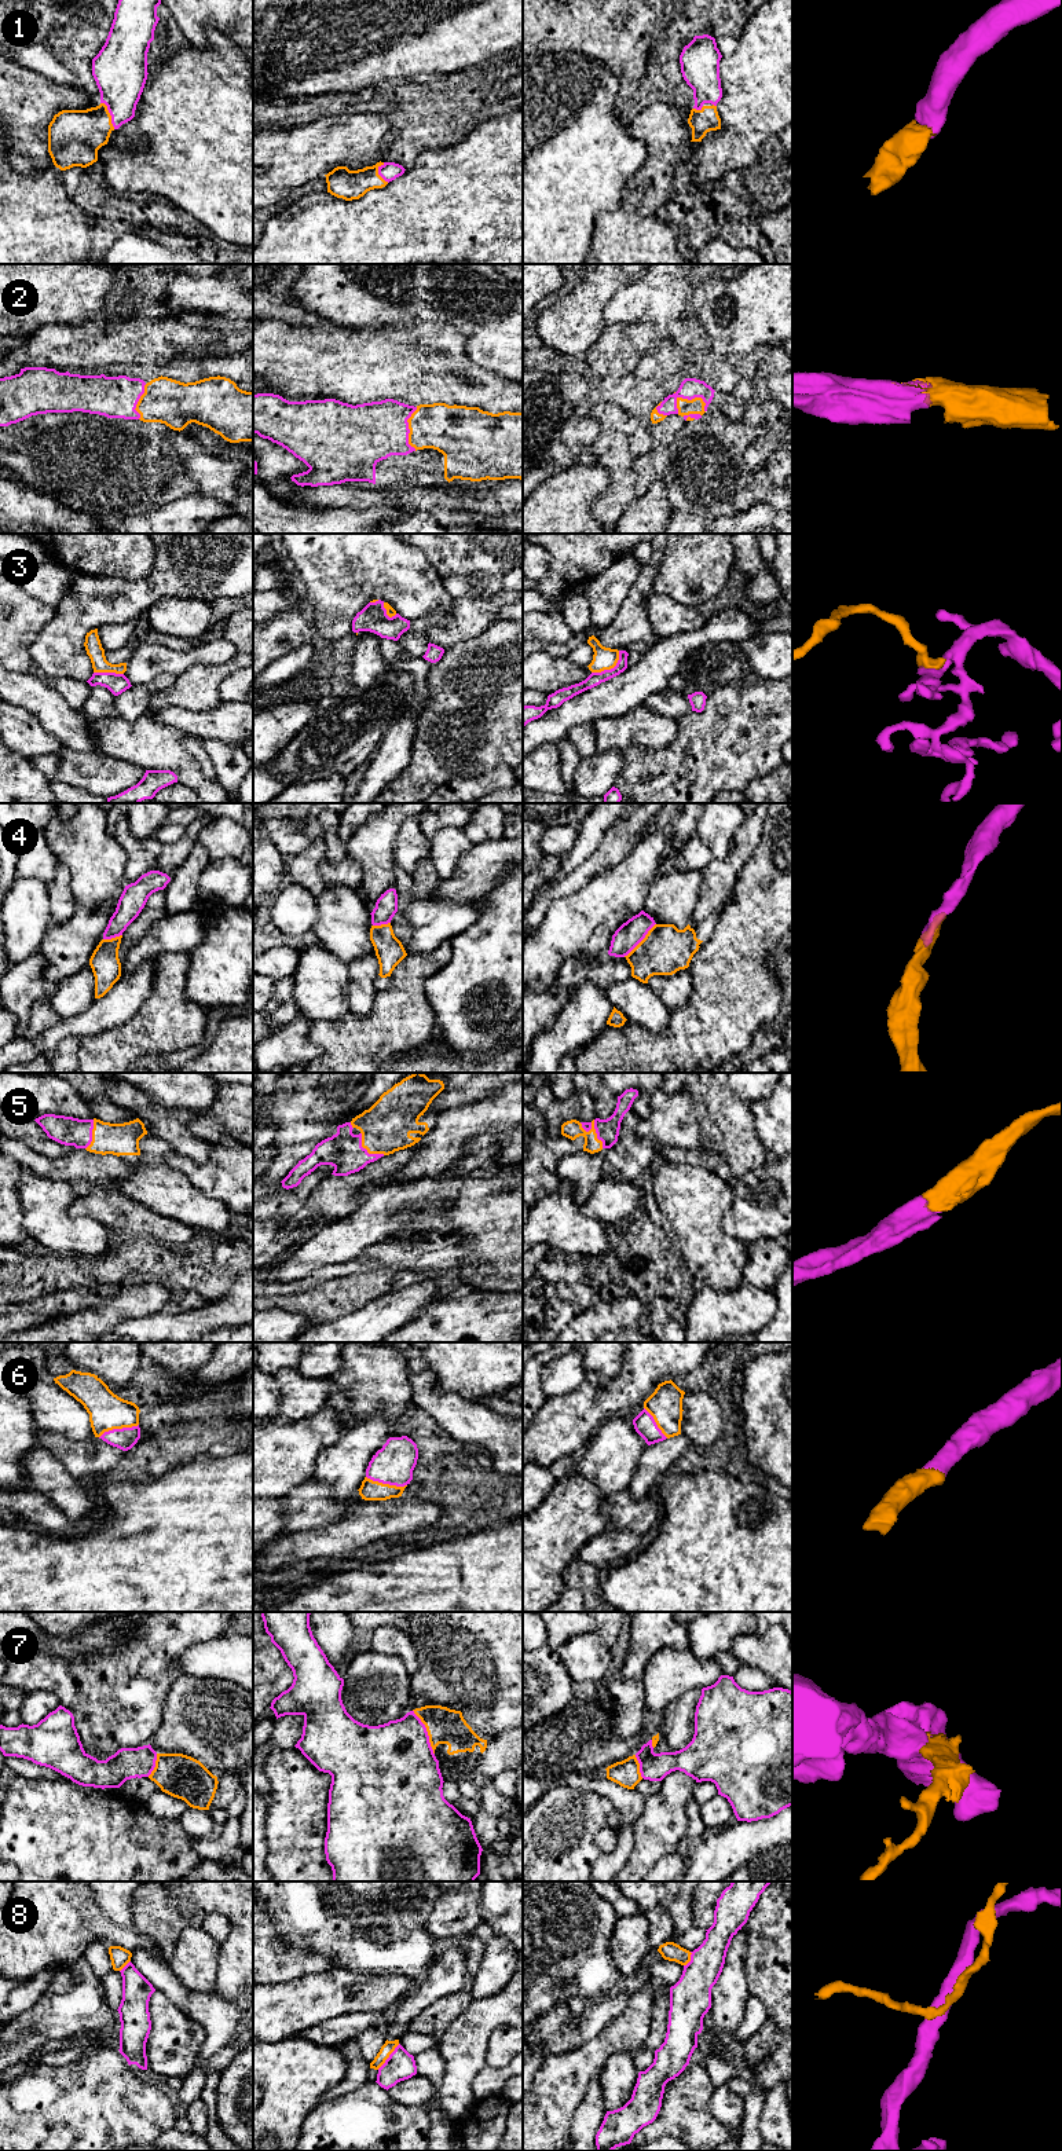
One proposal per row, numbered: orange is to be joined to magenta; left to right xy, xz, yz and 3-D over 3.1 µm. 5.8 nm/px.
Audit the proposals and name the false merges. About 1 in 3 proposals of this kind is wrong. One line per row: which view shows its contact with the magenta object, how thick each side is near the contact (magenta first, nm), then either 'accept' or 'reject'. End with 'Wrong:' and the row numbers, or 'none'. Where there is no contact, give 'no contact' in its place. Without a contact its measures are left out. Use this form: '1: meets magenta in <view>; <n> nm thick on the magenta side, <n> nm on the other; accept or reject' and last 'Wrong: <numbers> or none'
1: meets magenta in xy; 300 nm thick on the magenta side, 320 nm on the other; accept
2: meets magenta in yz; 120 nm thick on the magenta side, 100 nm on the other; accept
3: meets magenta in yz; 80 nm thick on the magenta side, 130 nm on the other; reject
4: meets magenta in yz; 150 nm thick on the magenta side, 280 nm on the other; reject
5: meets magenta in yz; 130 nm thick on the magenta side, 110 nm on the other; accept
6: meets magenta in xz; 240 nm thick on the magenta side, 120 nm on the other; accept
7: meets magenta in xz; 460 nm thick on the magenta side, 200 nm on the other; reject
8: meets magenta in xz; 170 nm thick on the magenta side, 70 nm on the other; reject
Wrong: 3, 4, 7, 8

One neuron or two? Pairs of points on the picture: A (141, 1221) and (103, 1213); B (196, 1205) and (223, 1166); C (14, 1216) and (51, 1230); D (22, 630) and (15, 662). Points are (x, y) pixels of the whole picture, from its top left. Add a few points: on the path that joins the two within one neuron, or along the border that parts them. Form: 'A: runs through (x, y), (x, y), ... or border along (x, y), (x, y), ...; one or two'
A: runs through (131, 1219), (118, 1217), (113, 1213); one
B: border along (180, 1172), (201, 1191), (219, 1199), (231, 1212); two
C: border along (15, 1187), (22, 1208), (22, 1227), (28, 1237); two
D: runs through (15, 638), (15, 653); one

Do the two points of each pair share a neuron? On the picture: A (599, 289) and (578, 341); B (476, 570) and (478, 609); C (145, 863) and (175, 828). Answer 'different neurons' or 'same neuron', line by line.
A: same neuron
B: different neurons
C: different neurons

